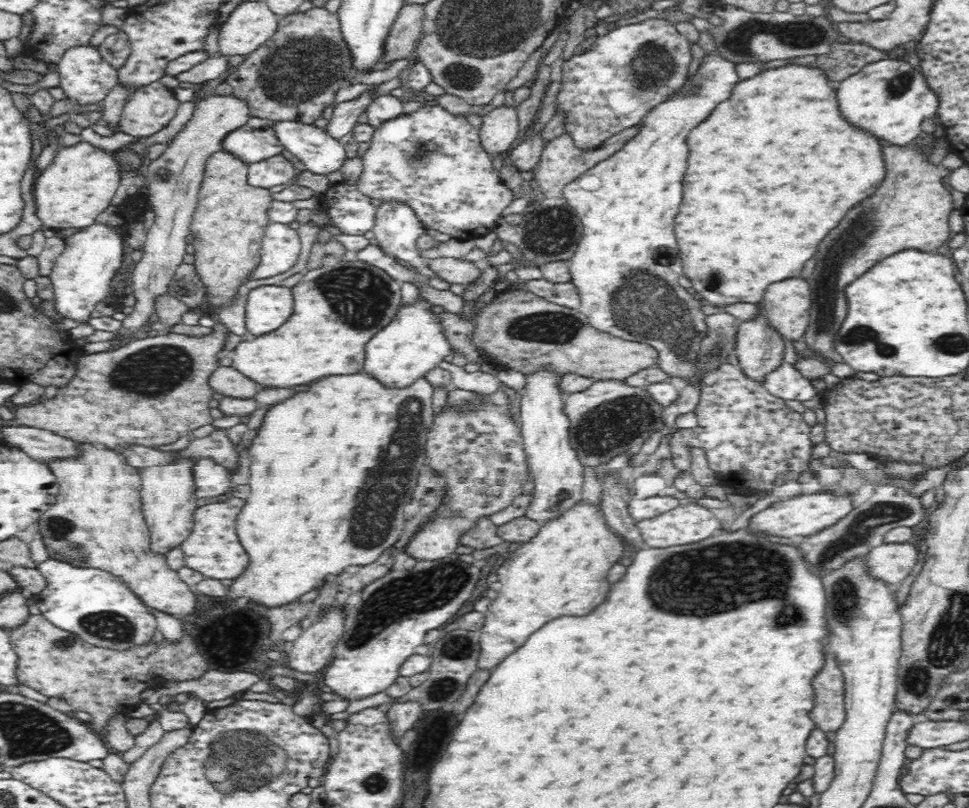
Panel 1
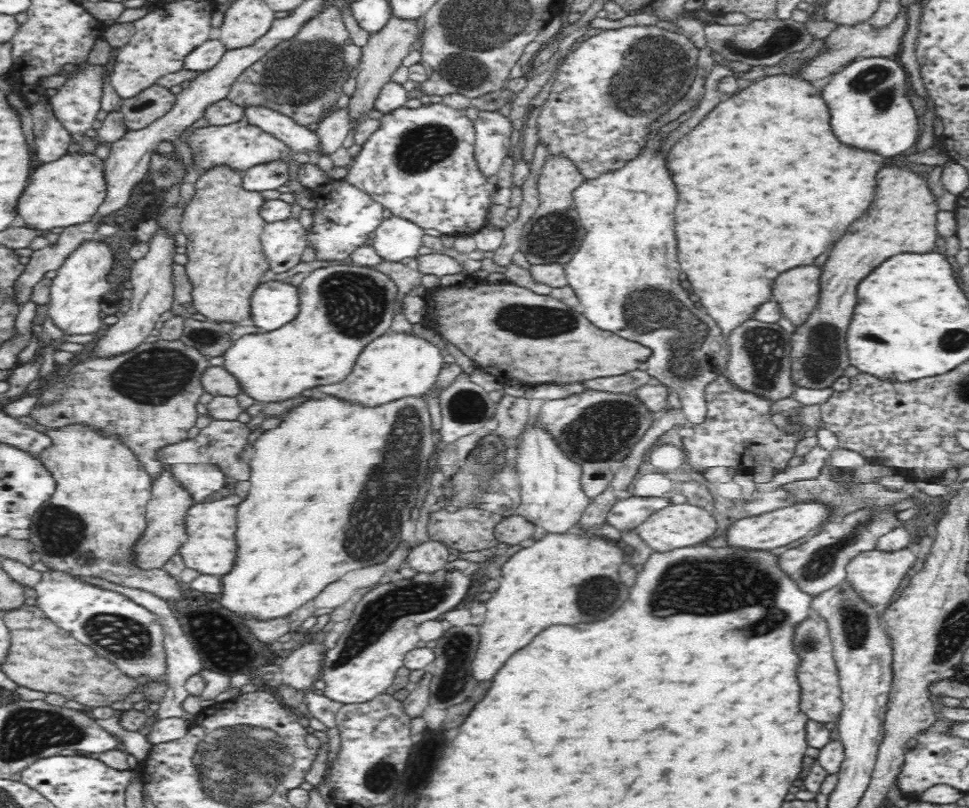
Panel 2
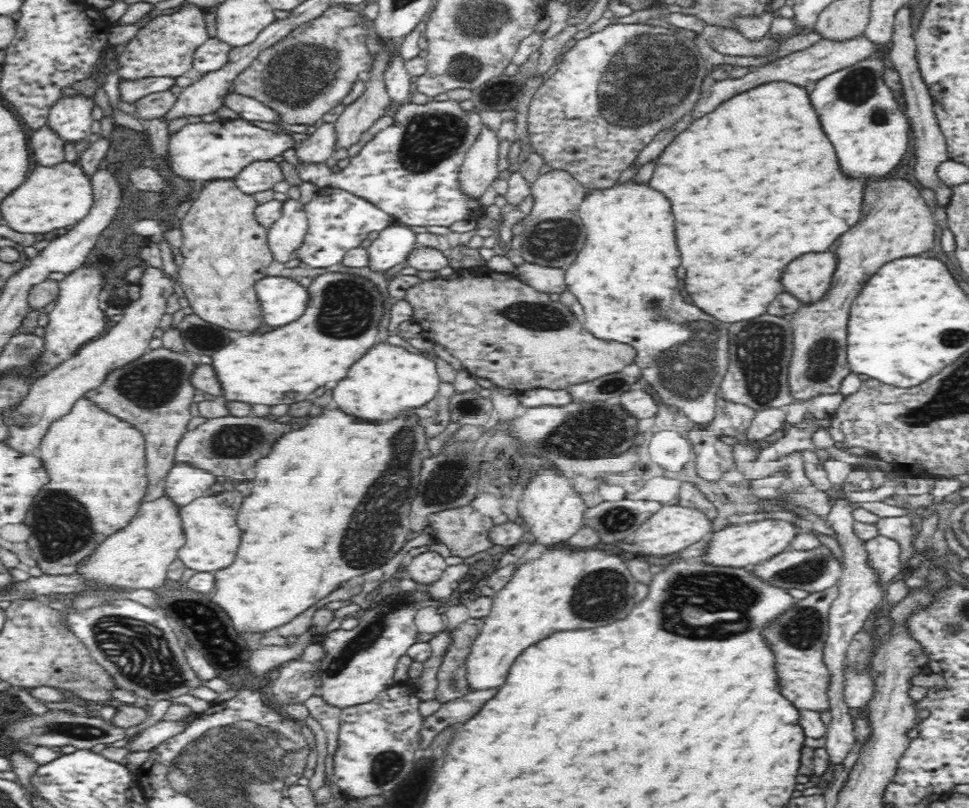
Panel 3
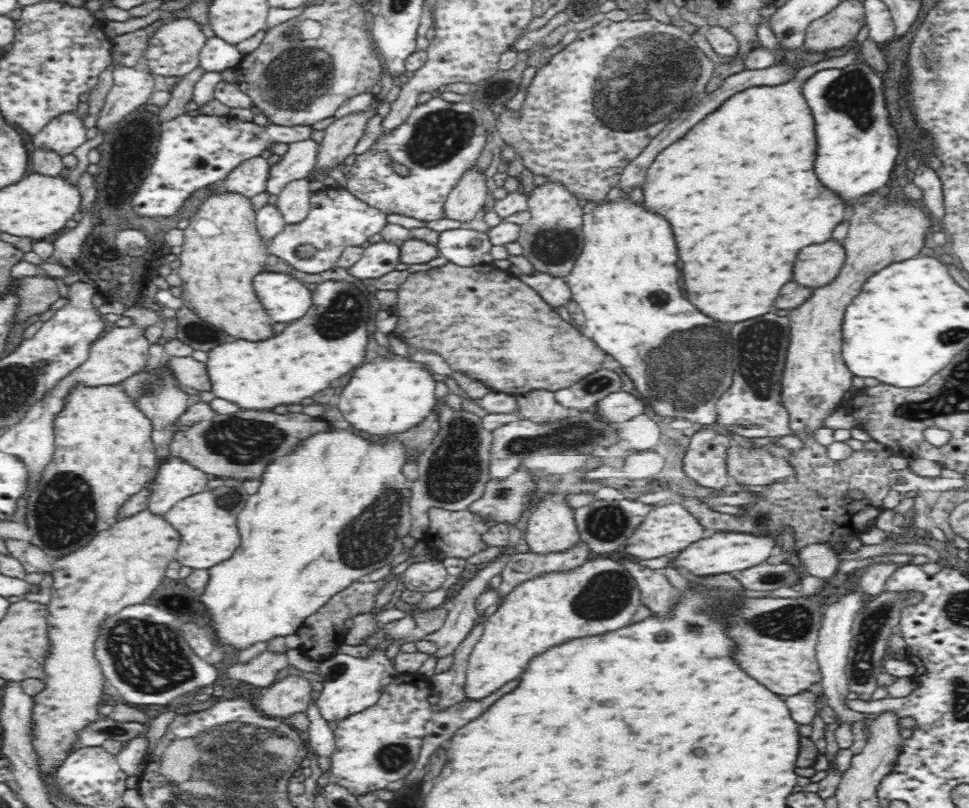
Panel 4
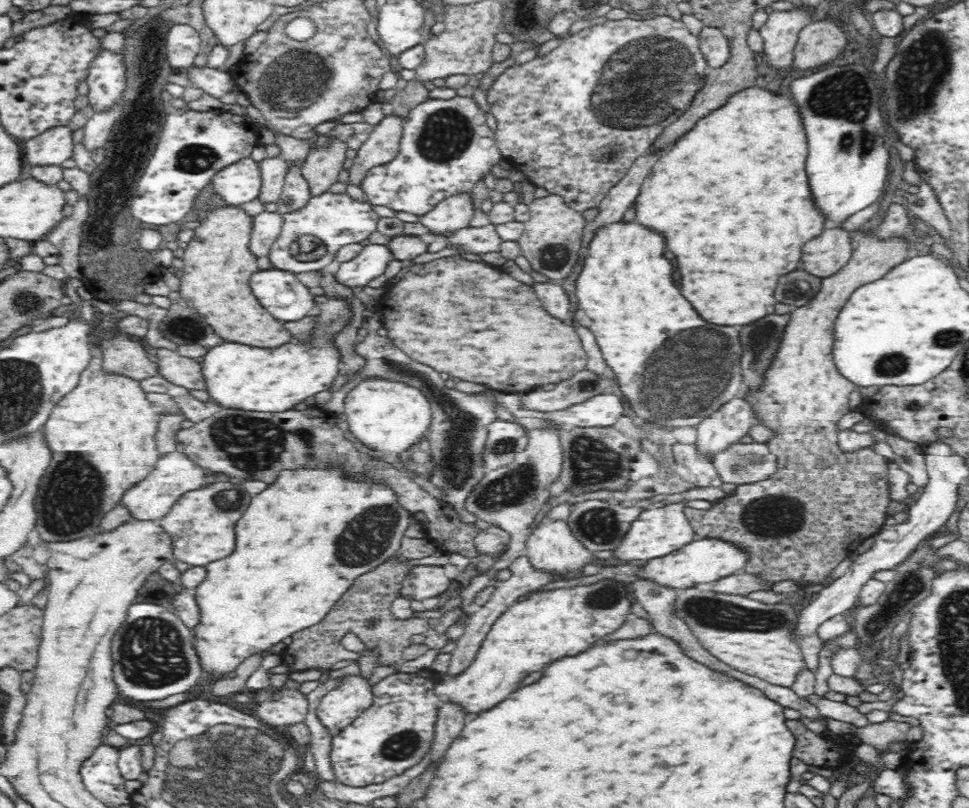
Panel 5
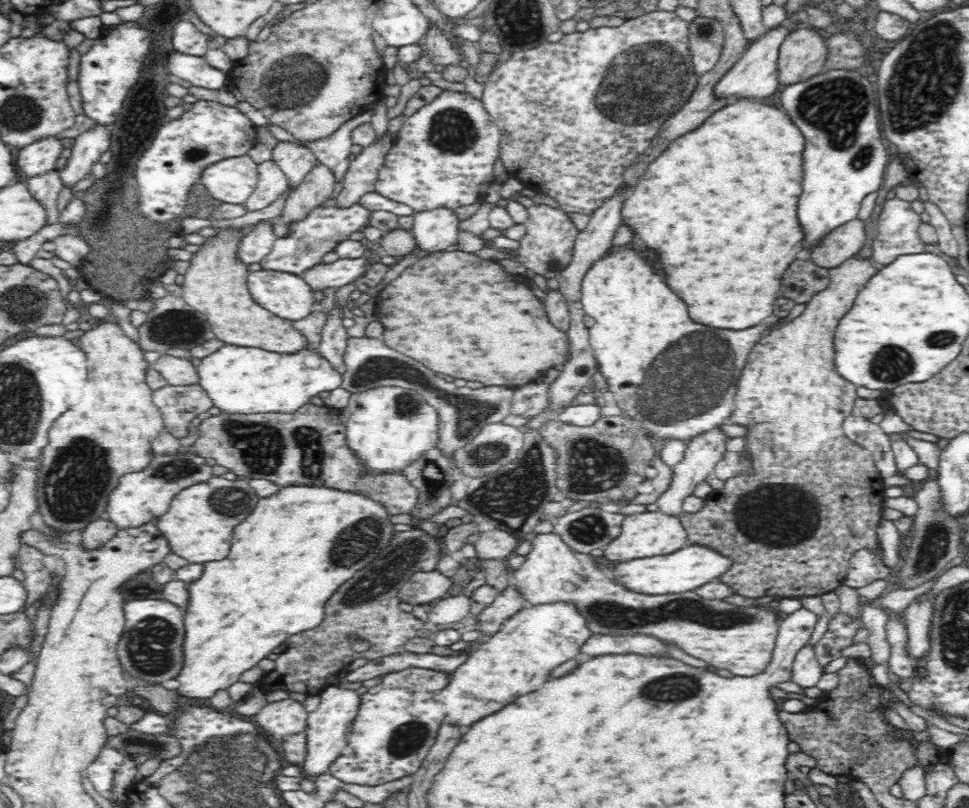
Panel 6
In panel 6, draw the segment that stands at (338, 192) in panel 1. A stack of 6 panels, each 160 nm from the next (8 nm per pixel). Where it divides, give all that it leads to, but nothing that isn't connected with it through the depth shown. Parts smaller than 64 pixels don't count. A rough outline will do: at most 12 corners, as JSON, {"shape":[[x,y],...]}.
{"shape":[[359,203],[314,208],[261,268],[300,275],[368,227]]}

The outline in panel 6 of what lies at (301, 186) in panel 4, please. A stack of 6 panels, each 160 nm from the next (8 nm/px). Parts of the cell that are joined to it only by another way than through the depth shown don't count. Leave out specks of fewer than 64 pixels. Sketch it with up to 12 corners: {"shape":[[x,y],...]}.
{"shape":[[278,140],[272,160],[292,189],[315,167],[314,153],[303,144]]}

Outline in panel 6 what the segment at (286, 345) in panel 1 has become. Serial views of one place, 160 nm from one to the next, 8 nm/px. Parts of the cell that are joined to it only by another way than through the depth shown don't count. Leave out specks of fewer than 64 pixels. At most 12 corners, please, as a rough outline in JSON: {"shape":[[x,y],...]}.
{"shape":[[225,344],[196,366],[225,413],[291,413],[343,374],[318,351]]}

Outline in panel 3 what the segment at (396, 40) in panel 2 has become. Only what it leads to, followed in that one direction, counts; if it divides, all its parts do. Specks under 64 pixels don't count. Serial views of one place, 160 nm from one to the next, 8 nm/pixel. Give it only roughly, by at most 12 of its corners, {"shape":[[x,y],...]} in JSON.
{"shape":[[386,46],[363,78],[364,93],[334,122],[334,150],[349,149],[390,106]]}

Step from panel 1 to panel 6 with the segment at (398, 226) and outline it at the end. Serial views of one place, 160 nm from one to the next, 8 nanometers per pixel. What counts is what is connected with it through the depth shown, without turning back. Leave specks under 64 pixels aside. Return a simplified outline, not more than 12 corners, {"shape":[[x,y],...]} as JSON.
{"shape":[[366,260],[318,263],[299,276],[312,290],[338,289],[366,272]]}

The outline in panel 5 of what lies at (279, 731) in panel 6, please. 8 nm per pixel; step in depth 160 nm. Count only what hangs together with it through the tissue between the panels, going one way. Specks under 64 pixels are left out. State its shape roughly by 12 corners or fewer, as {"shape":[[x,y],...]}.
{"shape":[[286,683],[254,709],[263,723],[305,723],[309,703]]}

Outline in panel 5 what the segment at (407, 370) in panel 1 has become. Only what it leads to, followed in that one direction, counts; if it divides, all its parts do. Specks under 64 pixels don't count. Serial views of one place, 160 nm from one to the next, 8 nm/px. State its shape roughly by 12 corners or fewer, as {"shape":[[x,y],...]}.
{"shape":[[362,380],[344,399],[366,448],[408,450],[431,425],[420,389]]}

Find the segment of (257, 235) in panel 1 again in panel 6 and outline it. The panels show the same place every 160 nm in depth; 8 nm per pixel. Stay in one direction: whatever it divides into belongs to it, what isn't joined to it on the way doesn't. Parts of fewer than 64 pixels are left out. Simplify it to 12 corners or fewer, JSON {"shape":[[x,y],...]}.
{"shape":[[242,238],[192,256],[183,299],[226,345],[297,353],[307,338],[256,304]]}

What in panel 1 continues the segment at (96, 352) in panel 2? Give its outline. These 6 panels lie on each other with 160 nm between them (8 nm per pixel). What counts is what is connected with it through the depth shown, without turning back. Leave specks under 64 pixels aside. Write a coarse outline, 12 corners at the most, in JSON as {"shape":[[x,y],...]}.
{"shape":[[210,95],[146,162],[154,225],[132,272],[134,311],[118,343],[147,326],[153,298],[190,251],[207,156],[251,117]]}

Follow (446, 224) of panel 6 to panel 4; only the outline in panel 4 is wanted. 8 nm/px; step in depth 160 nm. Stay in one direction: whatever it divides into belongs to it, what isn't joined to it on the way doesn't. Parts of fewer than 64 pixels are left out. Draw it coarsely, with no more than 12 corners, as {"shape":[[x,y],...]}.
{"shape":[[474,166],[446,199],[445,218],[471,222],[486,206],[486,176]]}

